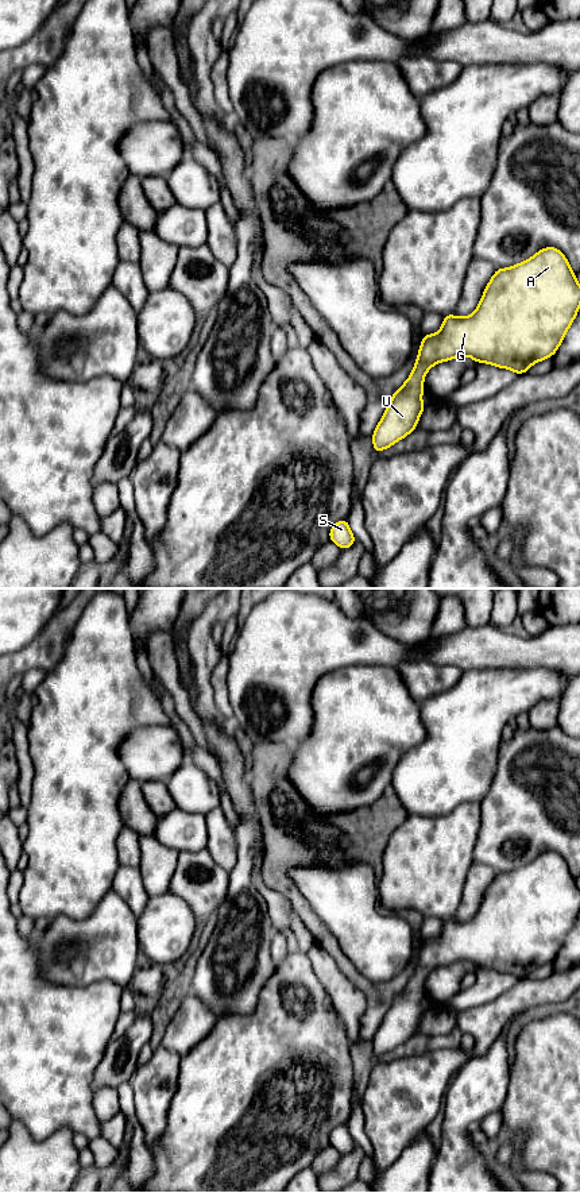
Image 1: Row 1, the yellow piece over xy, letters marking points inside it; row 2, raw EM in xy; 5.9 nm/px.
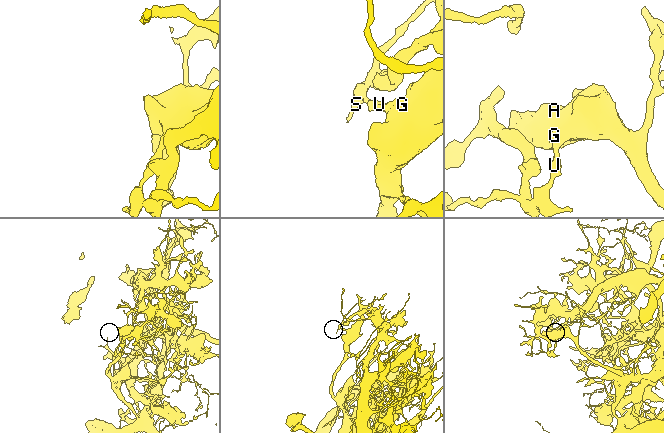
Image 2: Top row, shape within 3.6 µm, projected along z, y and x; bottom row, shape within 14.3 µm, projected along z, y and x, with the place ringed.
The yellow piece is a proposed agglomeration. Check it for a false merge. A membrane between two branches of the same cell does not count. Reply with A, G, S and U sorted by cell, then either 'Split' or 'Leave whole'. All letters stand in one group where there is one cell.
Groups: A G U / S. Split

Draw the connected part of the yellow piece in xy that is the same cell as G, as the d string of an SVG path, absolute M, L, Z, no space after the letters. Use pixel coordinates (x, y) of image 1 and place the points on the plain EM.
M556 852L541 853L530 864L506 873L496 873L487 888L476 915L465 922L444 920L437 938L424 939L414 973L406 987L393 999L374 1042L384 1046L391 1039L394 1047L405 1043L425 1015L422 1007L424 982L440 966L469 961L476 968L509 973L517 980L553 961L580 912L580 888L565 860Z

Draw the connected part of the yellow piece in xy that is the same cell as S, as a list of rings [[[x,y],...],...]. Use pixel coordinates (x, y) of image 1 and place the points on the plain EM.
[[[347,1123],[336,1127],[329,1135],[329,1144],[332,1144],[340,1154],[348,1154],[355,1148],[355,1140],[348,1130]]]

